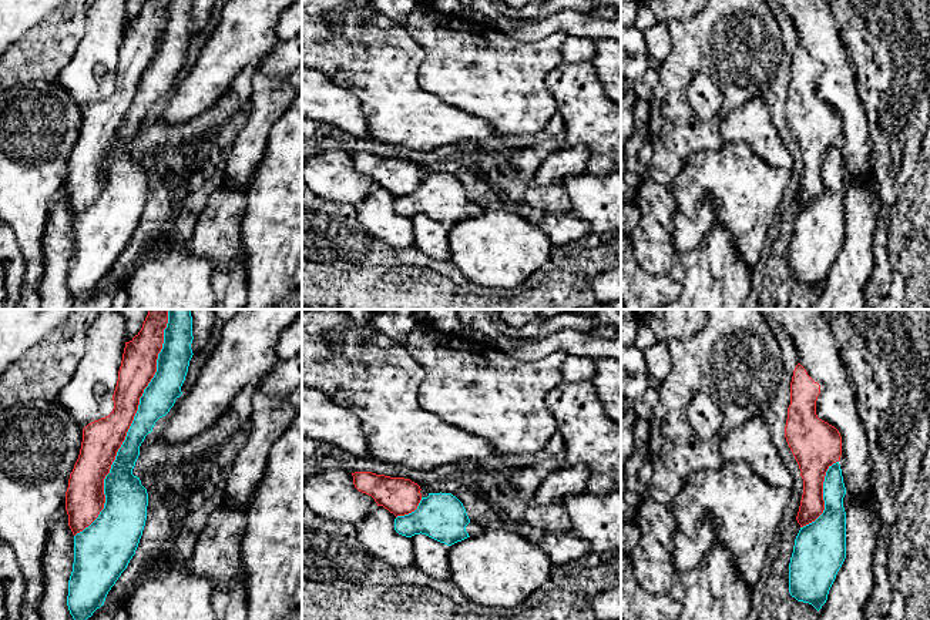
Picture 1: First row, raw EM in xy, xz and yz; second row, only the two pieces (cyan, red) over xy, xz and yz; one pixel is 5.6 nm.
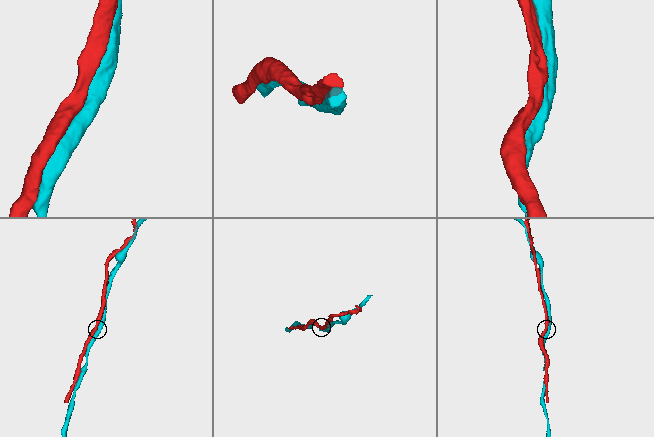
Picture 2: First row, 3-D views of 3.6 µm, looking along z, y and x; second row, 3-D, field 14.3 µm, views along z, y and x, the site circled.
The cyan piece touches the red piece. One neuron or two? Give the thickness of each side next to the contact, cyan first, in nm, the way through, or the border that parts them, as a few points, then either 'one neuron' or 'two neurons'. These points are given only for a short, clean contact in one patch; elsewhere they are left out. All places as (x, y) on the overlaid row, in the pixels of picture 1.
calibres 180 and 220 nm; two neurons

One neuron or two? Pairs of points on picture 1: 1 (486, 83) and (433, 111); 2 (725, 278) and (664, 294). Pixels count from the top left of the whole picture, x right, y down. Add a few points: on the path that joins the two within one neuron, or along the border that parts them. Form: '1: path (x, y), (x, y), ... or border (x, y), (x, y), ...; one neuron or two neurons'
1: border (419, 86), (447, 104), (479, 117); two neurons
2: border (650, 274), (670, 277), (681, 292); two neurons

